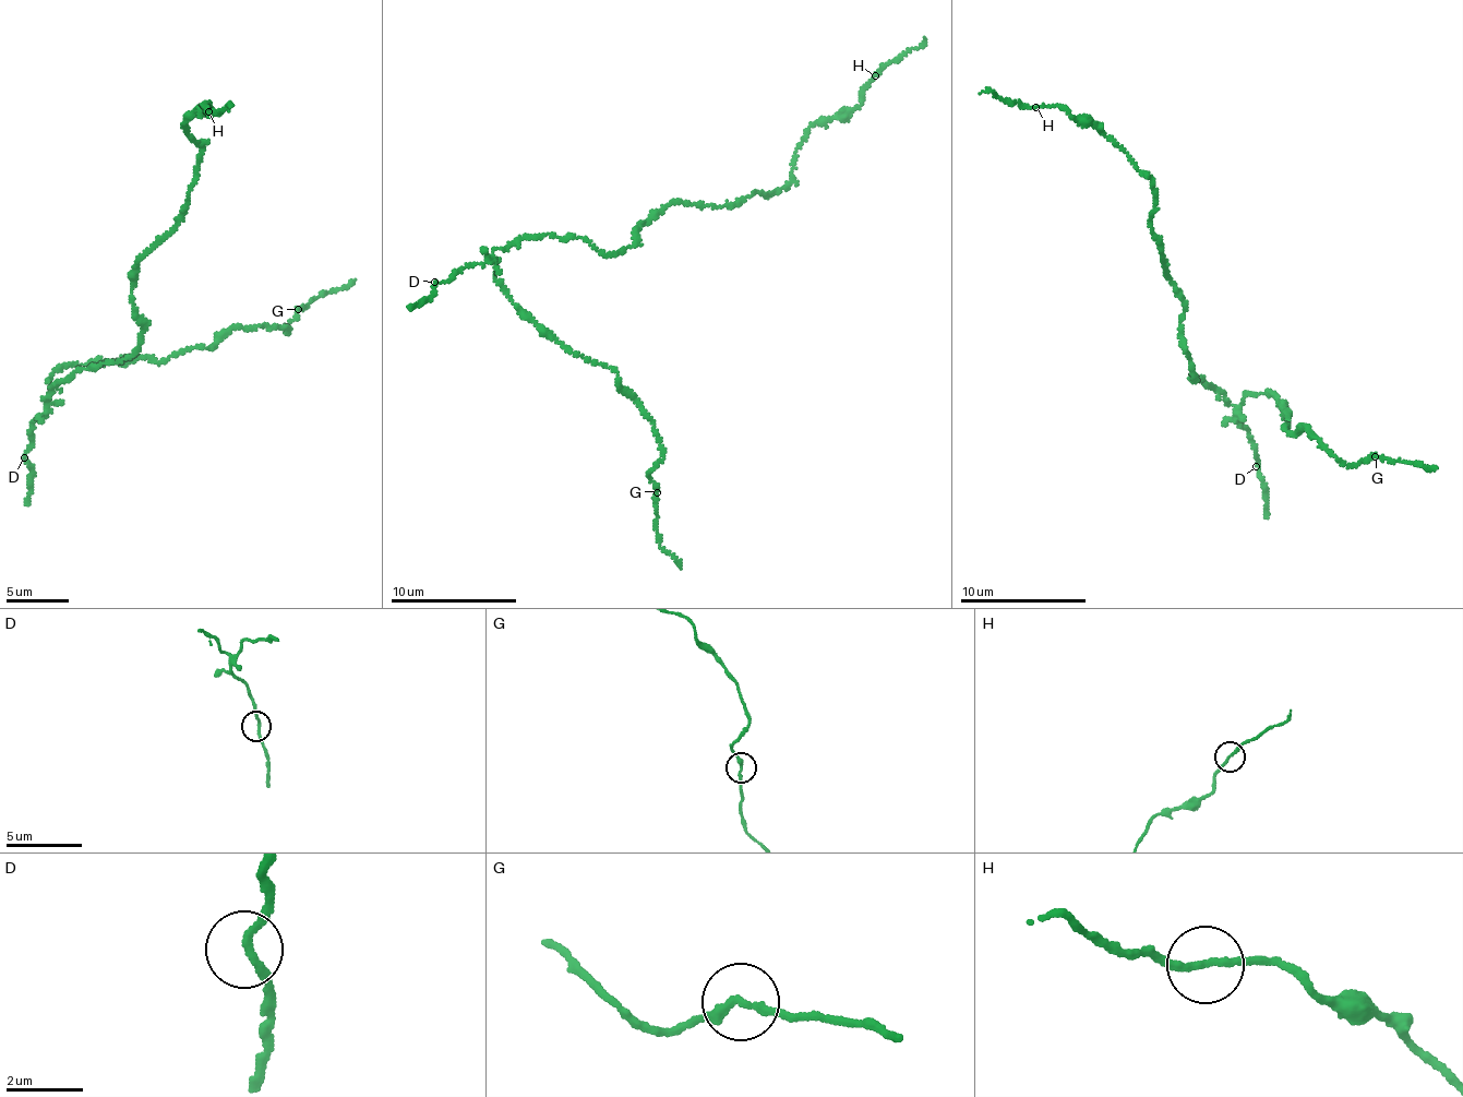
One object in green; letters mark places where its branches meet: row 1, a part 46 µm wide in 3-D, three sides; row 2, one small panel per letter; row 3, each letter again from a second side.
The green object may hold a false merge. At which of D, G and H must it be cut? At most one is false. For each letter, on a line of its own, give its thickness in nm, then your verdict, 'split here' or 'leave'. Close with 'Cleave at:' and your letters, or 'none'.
D: calibre 170 nm; leave
G: calibre 200 nm; leave
H: calibre 180 nm; leave
Cleave at: none

